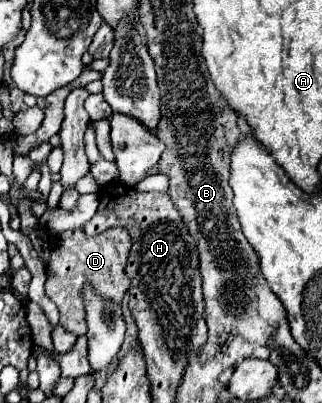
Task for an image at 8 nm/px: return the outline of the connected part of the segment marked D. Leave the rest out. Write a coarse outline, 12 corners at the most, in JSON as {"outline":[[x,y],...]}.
{"outline":[[126,228],[56,234],[46,296],[86,332],[82,286],[120,302],[130,288]]}

